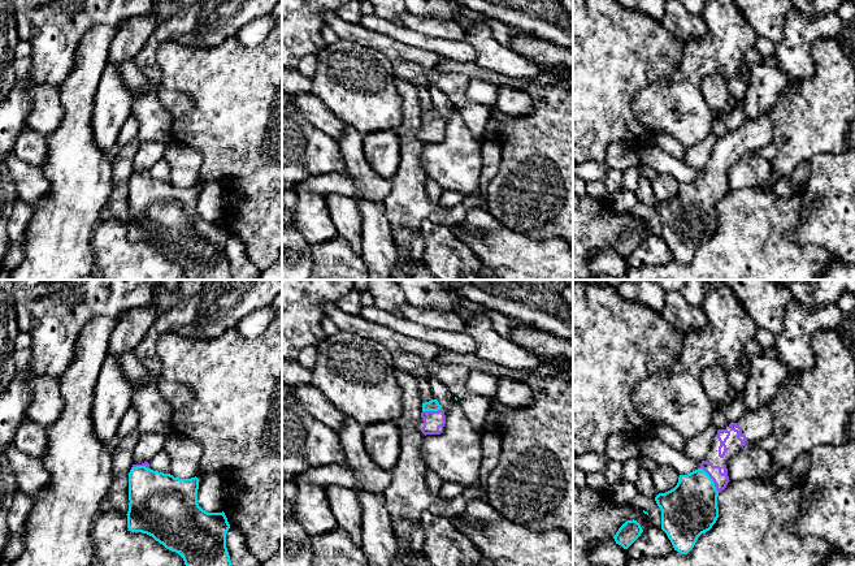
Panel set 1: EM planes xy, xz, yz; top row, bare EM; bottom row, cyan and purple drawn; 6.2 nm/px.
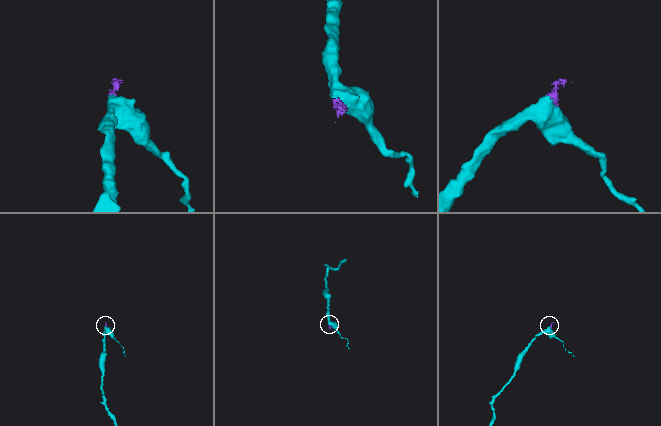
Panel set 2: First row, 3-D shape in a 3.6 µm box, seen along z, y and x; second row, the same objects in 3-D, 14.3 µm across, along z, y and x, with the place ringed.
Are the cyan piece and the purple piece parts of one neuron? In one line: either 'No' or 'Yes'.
Yes

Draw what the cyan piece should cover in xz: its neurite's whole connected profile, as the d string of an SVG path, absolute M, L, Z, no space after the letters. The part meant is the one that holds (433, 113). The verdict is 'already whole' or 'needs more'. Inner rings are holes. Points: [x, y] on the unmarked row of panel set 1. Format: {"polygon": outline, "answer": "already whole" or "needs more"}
{"polygon": "M437 108L422 112L418 138L426 143L440 143L444 139L446 124Z", "answer": "needs more"}

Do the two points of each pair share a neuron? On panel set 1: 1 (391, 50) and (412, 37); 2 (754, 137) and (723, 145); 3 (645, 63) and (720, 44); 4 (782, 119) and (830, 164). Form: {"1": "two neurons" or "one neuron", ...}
{"1": "two neurons", "2": "one neuron", "3": "two neurons", "4": "two neurons"}

